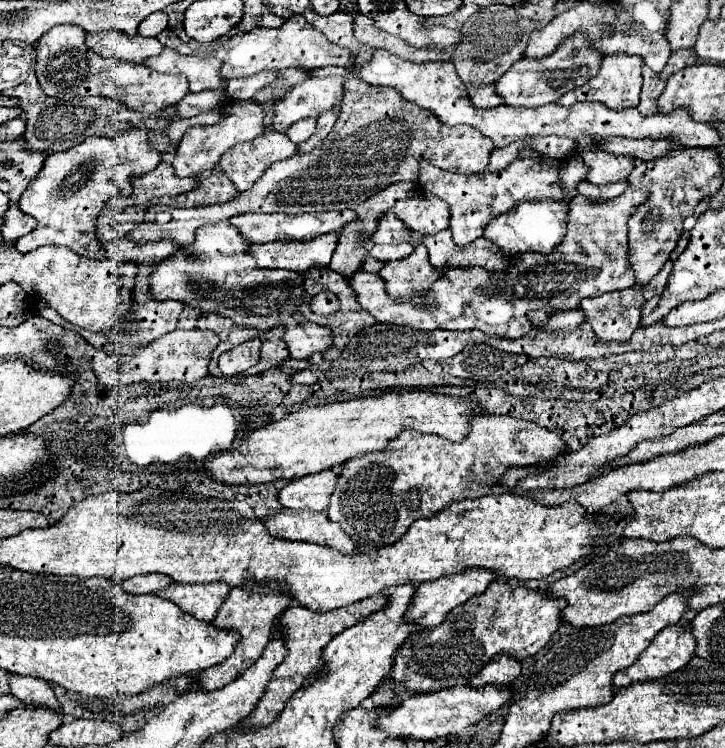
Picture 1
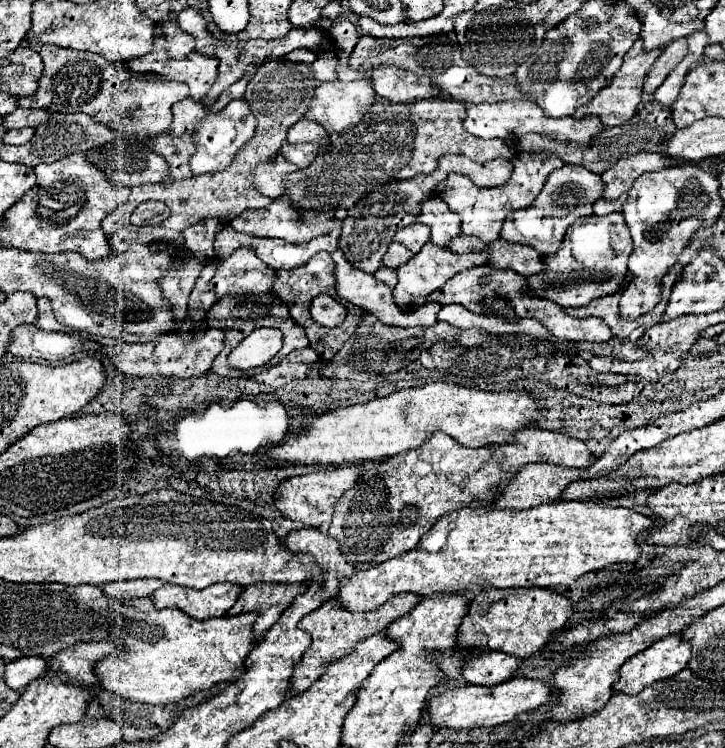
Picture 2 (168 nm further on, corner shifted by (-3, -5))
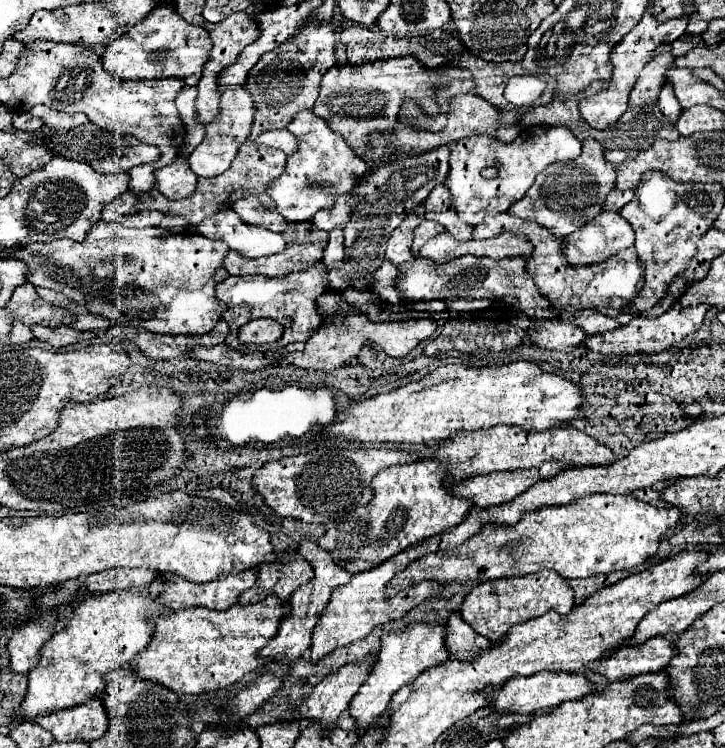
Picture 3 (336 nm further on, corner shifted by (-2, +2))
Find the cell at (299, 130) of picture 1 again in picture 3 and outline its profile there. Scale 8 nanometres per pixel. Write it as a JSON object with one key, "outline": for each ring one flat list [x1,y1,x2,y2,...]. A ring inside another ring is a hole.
{"outline":[[302,110,294,116,294,120,288,124,288,130,298,138,298,154,288,156,286,168,282,172,282,178,270,186,268,194,274,198,278,212,288,222,302,222,310,220,320,210,330,210,334,206,333,196,326,194,320,186,330,186,334,192,346,194,354,188,358,178,368,170,366,162,356,158,352,148,346,146,346,140,342,134,330,130,322,118,318,118,312,110],[302,194,308,194,306,202,302,204]]}

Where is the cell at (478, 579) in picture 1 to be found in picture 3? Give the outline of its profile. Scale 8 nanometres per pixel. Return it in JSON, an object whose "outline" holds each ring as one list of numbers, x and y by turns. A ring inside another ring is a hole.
{"outline":[[416,622,408,624,404,630,390,632,380,638,380,654,378,660,368,676,368,680,360,686,360,690,350,700,350,716,356,720,356,728,366,732,372,726,386,726,390,722,390,700,406,684,412,684,424,670,430,666,440,666,450,658,446,650,446,624,430,624,430,622]]}

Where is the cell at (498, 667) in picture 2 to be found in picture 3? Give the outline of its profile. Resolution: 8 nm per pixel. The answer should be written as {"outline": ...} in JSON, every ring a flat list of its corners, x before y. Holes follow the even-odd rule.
{"outline":[[452,612,448,616,448,634,446,634,446,646,450,644,450,654,456,660,462,662,470,662,472,658,476,658,480,652,494,648,494,644,480,636,478,632,474,632,458,612]]}

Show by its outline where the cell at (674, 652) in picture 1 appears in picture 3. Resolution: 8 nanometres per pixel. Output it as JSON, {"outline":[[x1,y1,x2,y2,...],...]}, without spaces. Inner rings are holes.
{"outline":[[656,636,640,646,622,646,614,654,592,664,592,670,608,680,624,680,648,672,660,672,678,654,676,646,666,636]]}

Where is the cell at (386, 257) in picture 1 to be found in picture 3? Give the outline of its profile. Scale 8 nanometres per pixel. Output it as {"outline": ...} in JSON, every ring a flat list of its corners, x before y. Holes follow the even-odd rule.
{"outline":[[418,206,418,210,412,210,414,214,408,214,402,222,402,226,398,226,398,230,394,230,394,234,388,240,388,248,386,248,386,260,394,262,396,266,412,260,412,232,414,228,424,220,424,210,422,206]]}

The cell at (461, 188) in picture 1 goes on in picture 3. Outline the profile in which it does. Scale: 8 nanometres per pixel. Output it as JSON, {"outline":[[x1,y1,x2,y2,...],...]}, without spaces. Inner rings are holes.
{"outline":[[530,126,534,130,522,130,520,136,512,144,500,144,496,138,466,138,452,146,450,154,450,172,446,178,446,188,450,190,450,198,456,206,458,218,470,226,478,226,488,216,496,216,506,212,518,198,526,194,526,190,534,184,534,178,552,162,574,160,580,156,582,144,574,138,568,128,546,128,546,126],[500,158,500,176,486,180,482,178,482,168,498,164]]}

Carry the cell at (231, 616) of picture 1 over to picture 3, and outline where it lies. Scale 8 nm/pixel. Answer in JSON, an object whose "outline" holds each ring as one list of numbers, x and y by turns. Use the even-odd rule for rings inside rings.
{"outline":[[298,554,284,556,280,562,264,562,256,572,256,584,238,596,238,604,256,604,270,594,286,602,294,590,310,582,314,576,312,566]]}

